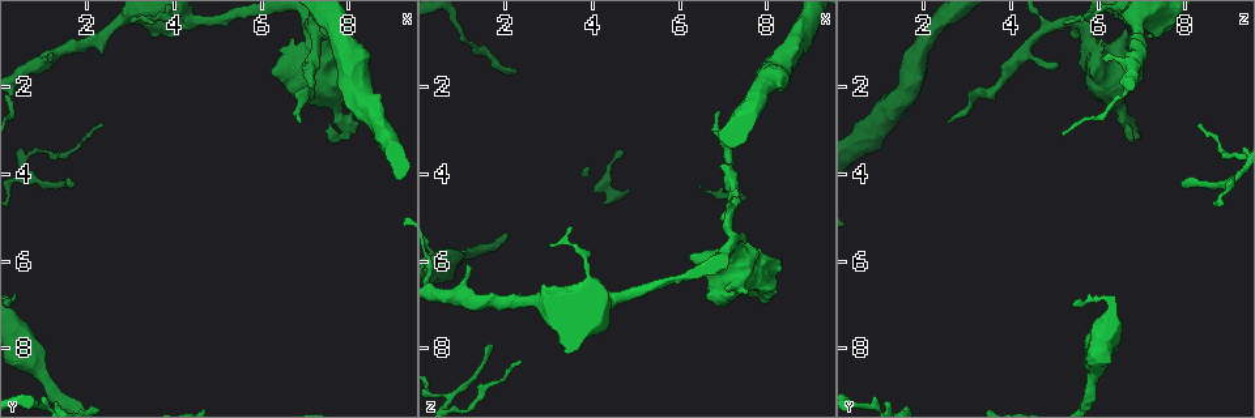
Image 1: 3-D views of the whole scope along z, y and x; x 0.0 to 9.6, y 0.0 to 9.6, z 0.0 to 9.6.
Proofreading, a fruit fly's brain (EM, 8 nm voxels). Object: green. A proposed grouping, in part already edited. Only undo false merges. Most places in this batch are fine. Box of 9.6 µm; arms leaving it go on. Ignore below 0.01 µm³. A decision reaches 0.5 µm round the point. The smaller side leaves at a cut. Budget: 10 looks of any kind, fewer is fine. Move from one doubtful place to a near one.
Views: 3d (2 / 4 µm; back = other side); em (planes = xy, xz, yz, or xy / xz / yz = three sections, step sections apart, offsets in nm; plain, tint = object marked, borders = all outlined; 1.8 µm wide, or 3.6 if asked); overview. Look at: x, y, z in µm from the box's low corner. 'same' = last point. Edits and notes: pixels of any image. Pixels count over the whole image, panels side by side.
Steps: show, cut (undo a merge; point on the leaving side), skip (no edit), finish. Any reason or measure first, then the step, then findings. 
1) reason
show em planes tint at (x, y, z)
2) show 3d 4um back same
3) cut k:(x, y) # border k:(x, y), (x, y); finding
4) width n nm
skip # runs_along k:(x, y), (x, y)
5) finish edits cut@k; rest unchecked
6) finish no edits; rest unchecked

show 3d 4um at (1.00, 1.40, 6.80)

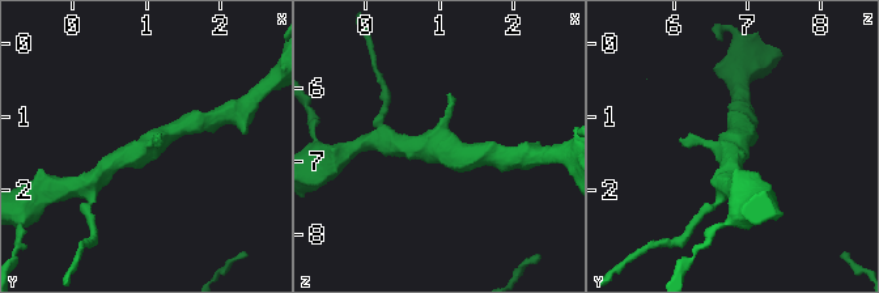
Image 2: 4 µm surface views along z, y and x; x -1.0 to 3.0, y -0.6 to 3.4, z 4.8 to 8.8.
need the tissue
show em xz step 8 borders at (1.05, 1.40, 6.80)

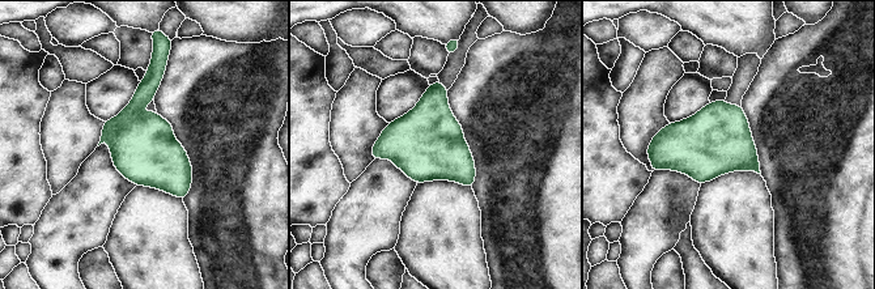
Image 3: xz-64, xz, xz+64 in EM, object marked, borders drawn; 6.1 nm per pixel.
skip # continuous, no second cell

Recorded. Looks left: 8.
abrupt turn
show em yz step 16 plain at (0.70, 4.10, 9.10)

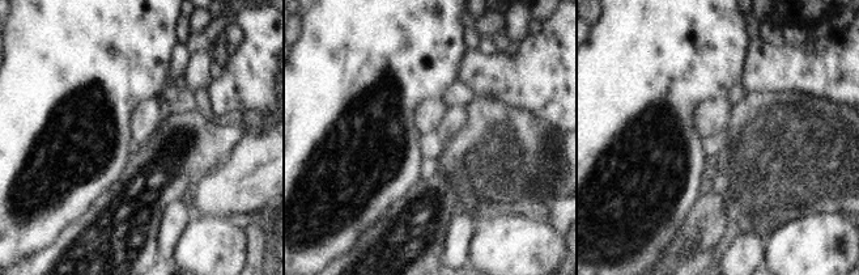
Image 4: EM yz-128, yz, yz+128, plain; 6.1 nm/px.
where the object lies
show em yz step 16 tint same

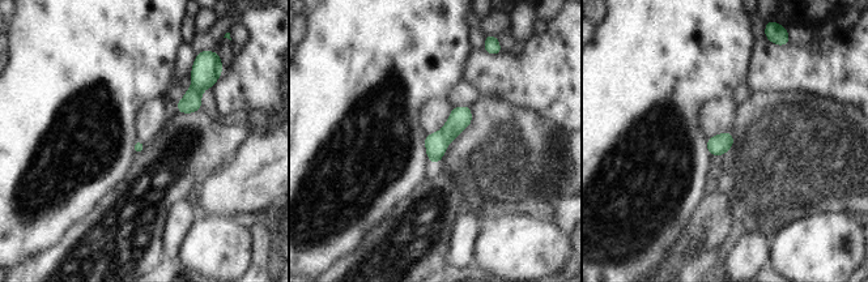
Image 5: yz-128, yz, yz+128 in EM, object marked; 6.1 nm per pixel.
width 70 nm
skip # runs_along 5:(467, 111), (437, 144), (434, 159); one cell here

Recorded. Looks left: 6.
thick turns thin
show 3d 4um at (0.75, 8.30, 5.95)

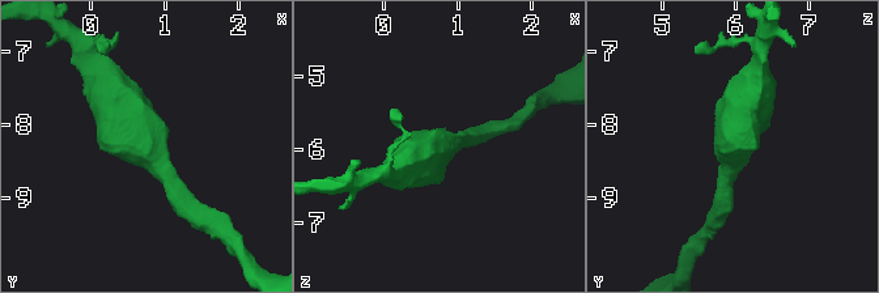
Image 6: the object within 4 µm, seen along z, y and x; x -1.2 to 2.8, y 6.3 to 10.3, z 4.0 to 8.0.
now the EM
show em 3.6um xz step 16 tint at (0.75, 8.35, 5.90)

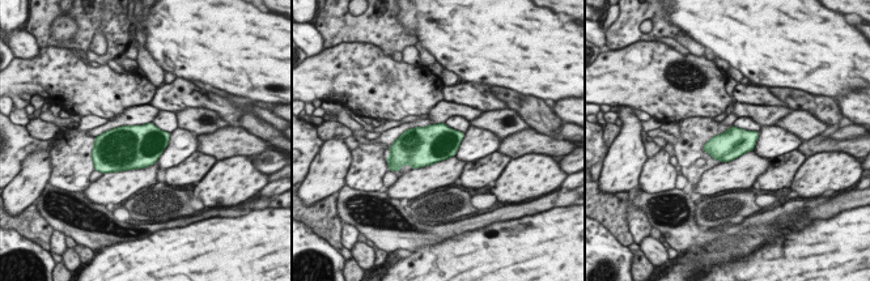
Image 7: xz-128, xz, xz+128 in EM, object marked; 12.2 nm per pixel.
skip # continuous, no second cell

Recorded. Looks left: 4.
show em yz step 4 tint at (7.10, 0.65, 4.90)

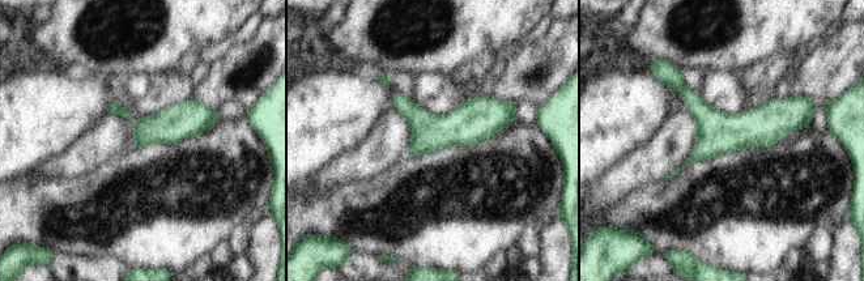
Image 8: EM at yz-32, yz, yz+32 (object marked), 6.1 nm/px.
skip # runs_along 8:(672, 82), (715, 124), (801, 119); all the same cell

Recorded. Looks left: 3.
finish no edits; rest unchecked

